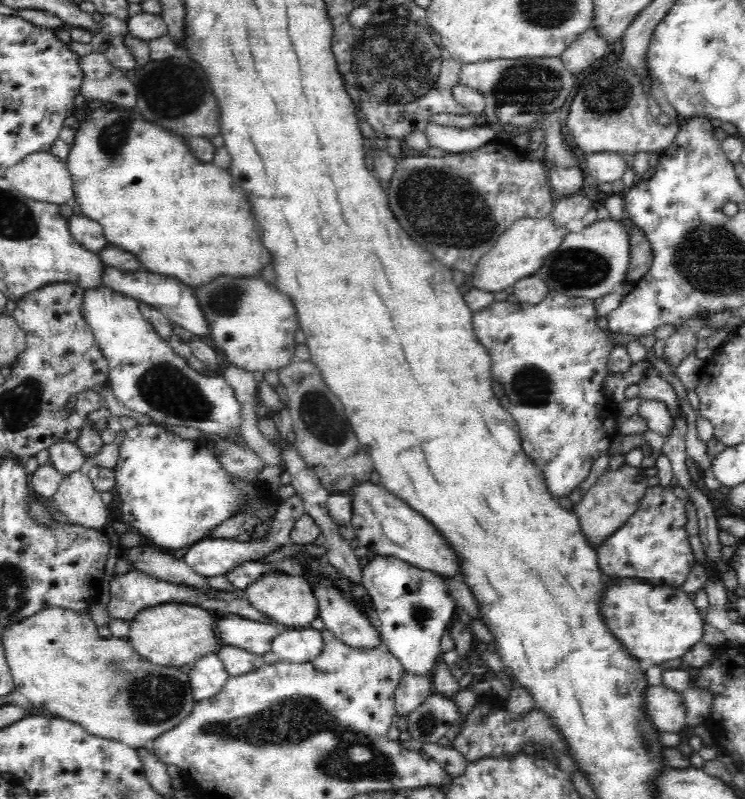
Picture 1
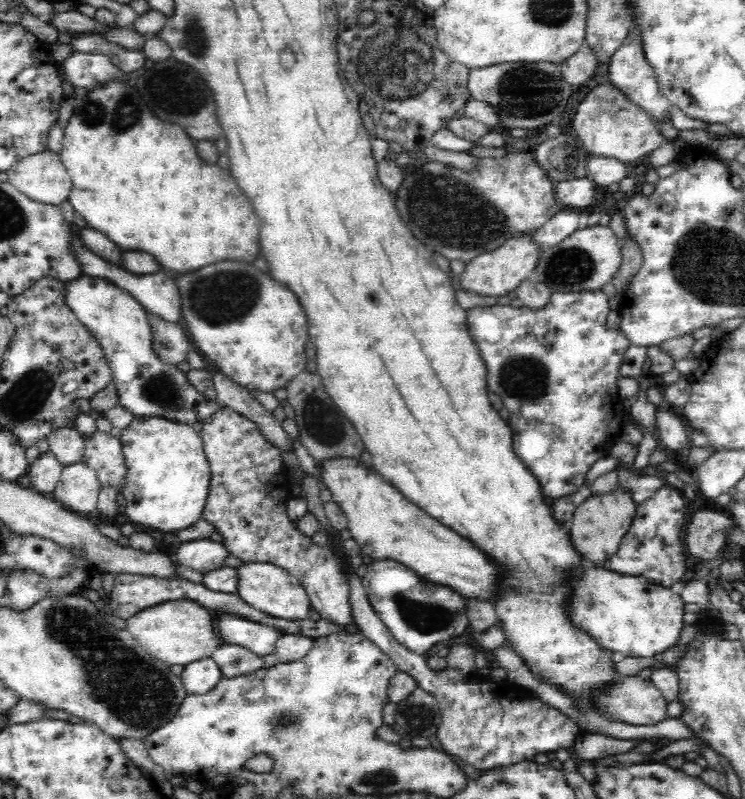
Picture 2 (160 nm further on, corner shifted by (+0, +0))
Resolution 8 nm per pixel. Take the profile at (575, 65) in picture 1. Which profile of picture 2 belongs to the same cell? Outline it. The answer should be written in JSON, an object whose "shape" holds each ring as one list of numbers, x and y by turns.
{"shape":[[584,43,576,51,576,54,573,54,568,60,565,60,559,65,562,71,562,77,566,79,566,82,570,83,570,86,574,86,574,88,584,86,588,78,594,76,594,68,597,66,596,55]]}

